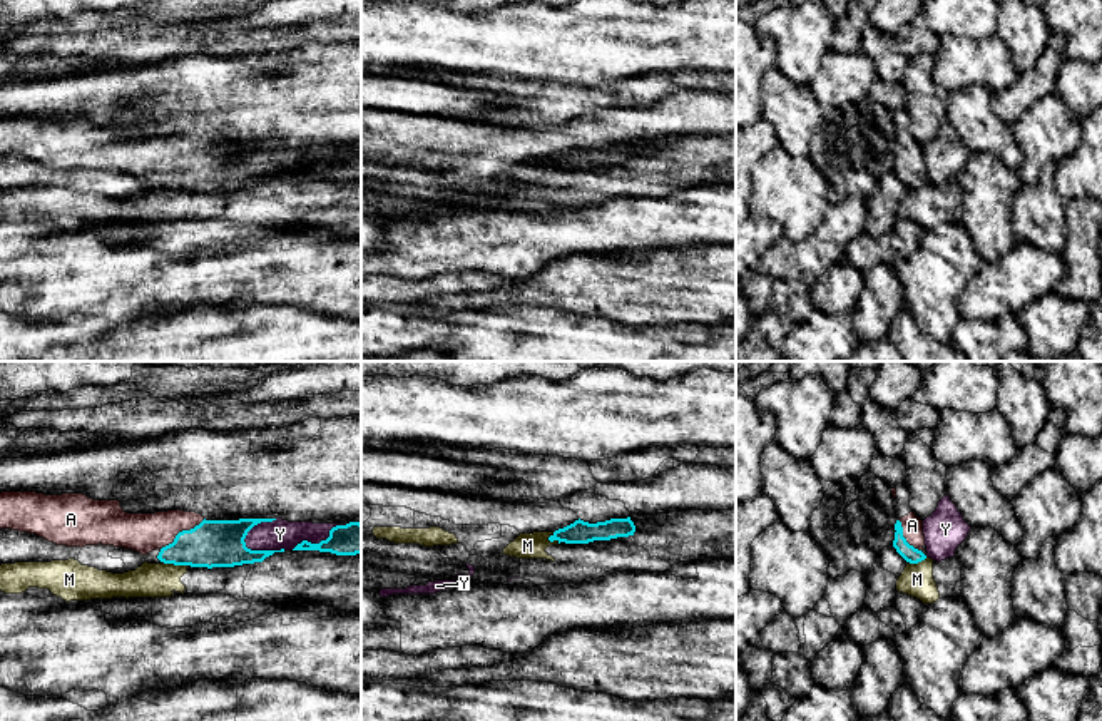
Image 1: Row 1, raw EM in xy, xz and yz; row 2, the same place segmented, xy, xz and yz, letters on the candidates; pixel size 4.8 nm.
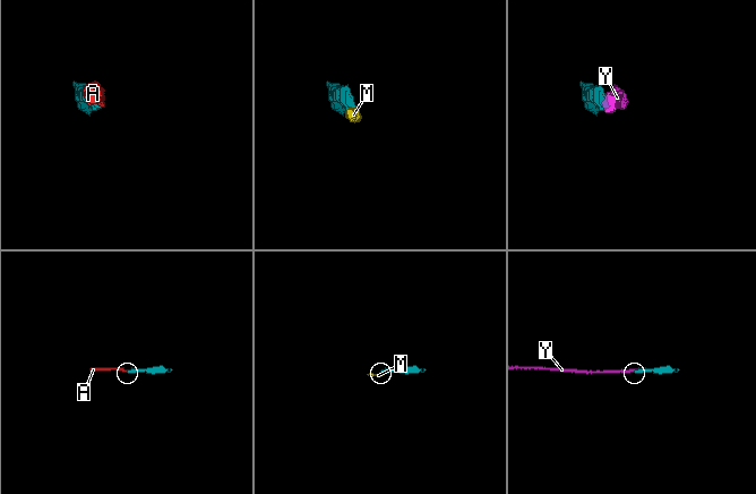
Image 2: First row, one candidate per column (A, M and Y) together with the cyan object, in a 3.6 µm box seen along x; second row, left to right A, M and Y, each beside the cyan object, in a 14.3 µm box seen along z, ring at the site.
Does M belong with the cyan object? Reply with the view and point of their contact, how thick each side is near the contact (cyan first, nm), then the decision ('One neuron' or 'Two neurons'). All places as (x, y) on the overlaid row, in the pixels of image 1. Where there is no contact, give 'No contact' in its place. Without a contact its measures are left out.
Touches cyan at xy (174, 564). Thickness 220 nm (cyan) against 160 nm. Two neurons

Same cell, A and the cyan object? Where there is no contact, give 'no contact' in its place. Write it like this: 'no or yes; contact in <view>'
yes; contact in xy

